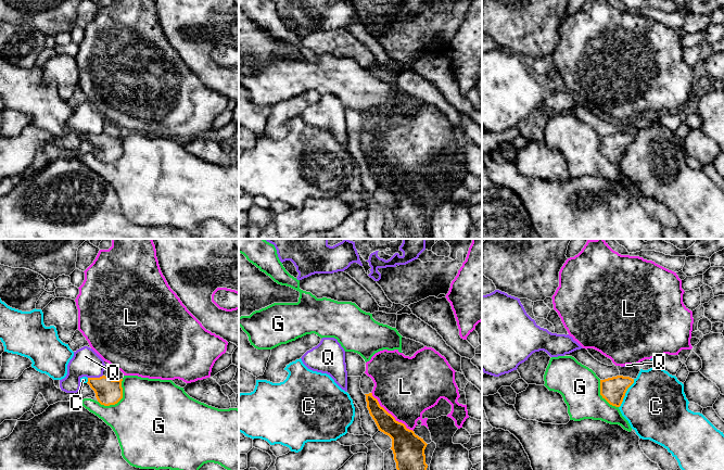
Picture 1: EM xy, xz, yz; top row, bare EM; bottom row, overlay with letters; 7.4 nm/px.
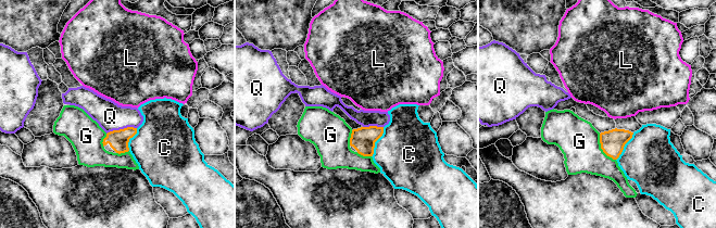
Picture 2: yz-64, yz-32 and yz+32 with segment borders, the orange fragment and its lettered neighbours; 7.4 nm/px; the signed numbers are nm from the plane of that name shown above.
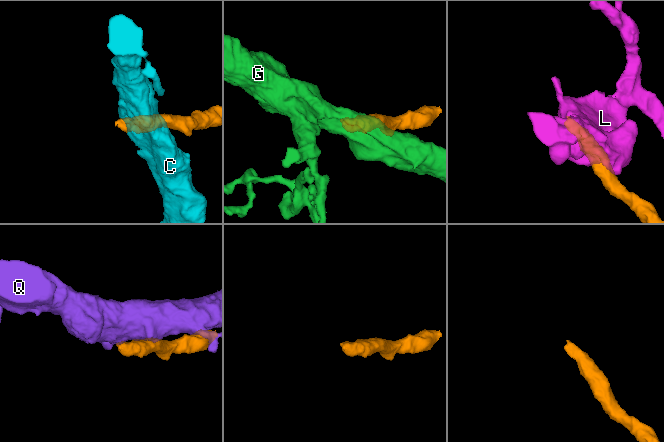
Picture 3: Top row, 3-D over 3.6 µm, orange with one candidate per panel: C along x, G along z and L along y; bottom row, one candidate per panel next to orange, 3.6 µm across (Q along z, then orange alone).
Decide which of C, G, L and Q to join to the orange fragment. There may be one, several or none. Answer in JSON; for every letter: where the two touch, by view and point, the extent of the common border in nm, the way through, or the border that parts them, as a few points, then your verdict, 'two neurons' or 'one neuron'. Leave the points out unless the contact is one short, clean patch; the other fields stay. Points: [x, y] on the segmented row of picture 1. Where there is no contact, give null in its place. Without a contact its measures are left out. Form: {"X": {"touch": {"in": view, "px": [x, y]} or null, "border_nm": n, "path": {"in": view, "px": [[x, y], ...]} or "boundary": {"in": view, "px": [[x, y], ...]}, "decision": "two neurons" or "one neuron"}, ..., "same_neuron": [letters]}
{"C": {"touch": {"in": "yz", "px": [625, 392]}, "border_nm": 240, "decision": "two neurons"}, "G": {"touch": {"in": "xy", "px": [121, 398]}, "border_nm": 260, "decision": "two neurons"}, "L": {"touch": {"in": "xz", "px": [390, 414]}, "border_nm": 420, "decision": "two neurons"}, "Q": {"touch": {"in": "xy", "px": [94, 378]}, "border_nm": 110, "boundary": {"in": "xy", "px": [[102, 375], [96, 378], [88, 378]]}, "decision": "two neurons"}, "same_neuron": []}

